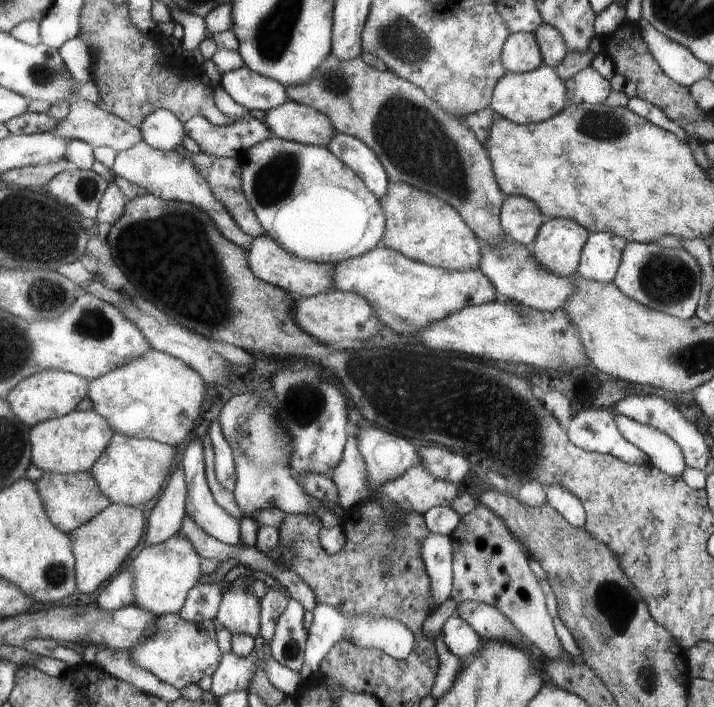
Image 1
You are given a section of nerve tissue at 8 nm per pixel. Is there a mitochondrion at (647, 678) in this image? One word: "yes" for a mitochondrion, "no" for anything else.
yes

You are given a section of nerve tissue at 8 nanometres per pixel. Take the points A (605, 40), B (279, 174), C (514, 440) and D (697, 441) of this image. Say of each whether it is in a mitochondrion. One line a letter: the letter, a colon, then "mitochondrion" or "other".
A: other
B: mitochondrion
C: mitochondrion
D: other

